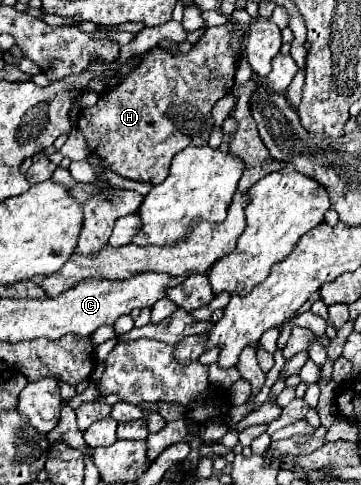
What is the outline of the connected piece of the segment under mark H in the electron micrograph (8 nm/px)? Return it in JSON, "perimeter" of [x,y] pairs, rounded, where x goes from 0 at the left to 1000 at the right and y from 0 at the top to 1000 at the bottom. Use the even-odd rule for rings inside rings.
{"perimeter":[[[626,47],[604,56],[571,56],[565,72],[521,109],[476,113],[438,97],[421,97],[416,105],[393,109],[382,126],[388,134],[377,134],[343,167],[332,167],[316,179],[299,179],[260,221],[222,229],[216,266],[238,282],[249,311],[266,315],[277,328],[299,332],[305,348],[349,369],[404,373],[416,381],[449,377],[465,365],[471,332],[488,315],[499,315],[521,299],[576,295],[582,270],[593,262],[587,221],[604,204],[637,192],[648,175],[648,151],[670,118],[637,97],[643,68],[665,68],[676,76],[676,60],[665,52]]]}

